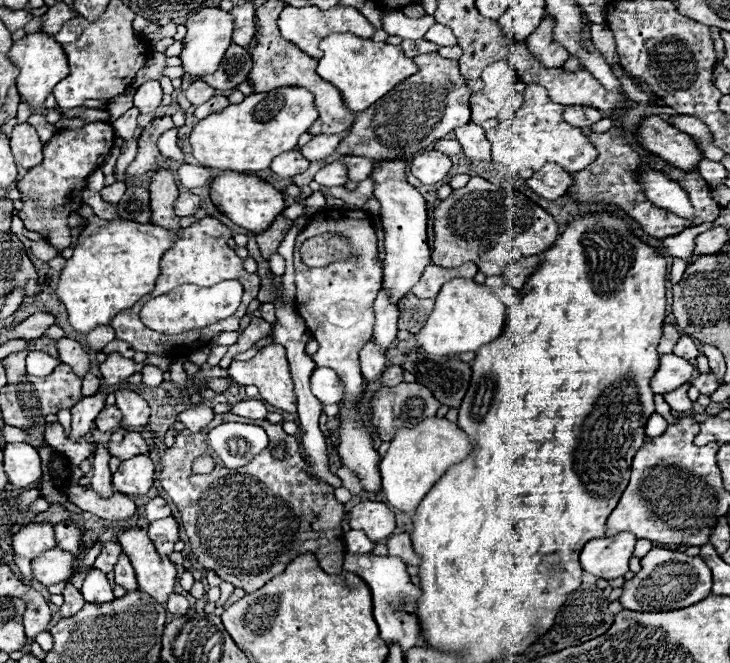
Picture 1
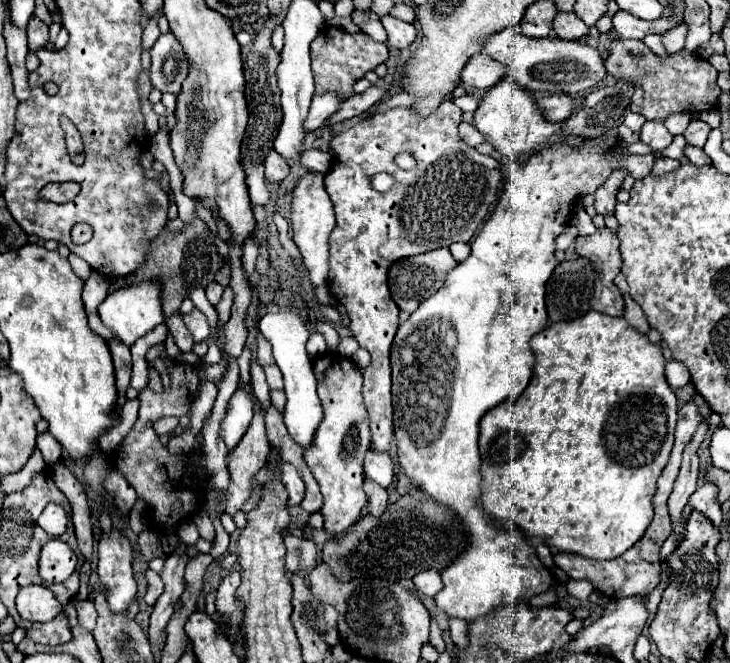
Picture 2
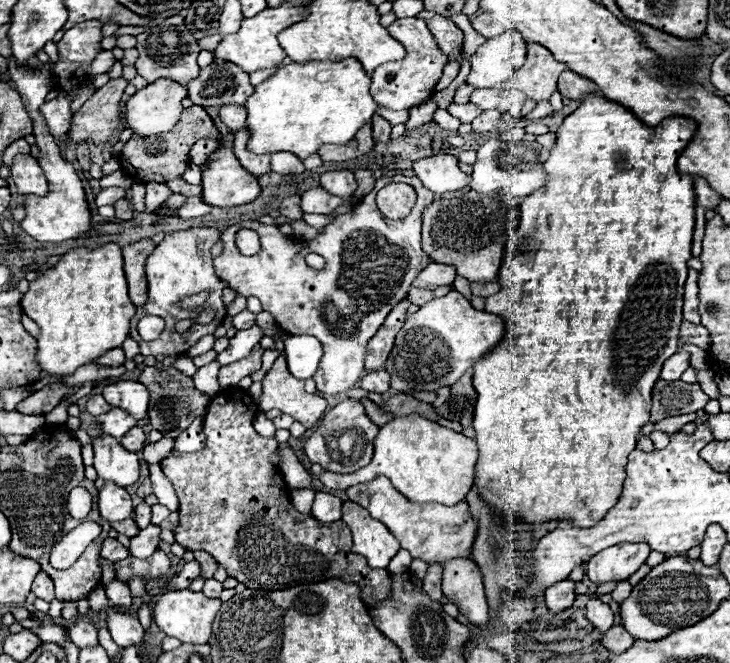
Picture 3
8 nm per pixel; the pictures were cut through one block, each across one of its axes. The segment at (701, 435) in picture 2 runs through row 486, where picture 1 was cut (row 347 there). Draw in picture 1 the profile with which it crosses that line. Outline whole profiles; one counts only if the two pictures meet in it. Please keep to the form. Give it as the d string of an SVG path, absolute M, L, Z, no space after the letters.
M680 336L676 346L674 346L674 354L680 356L680 358L686 358L686 360L692 360L696 358L700 352L698 352L698 346L696 342L690 338L690 336Z

